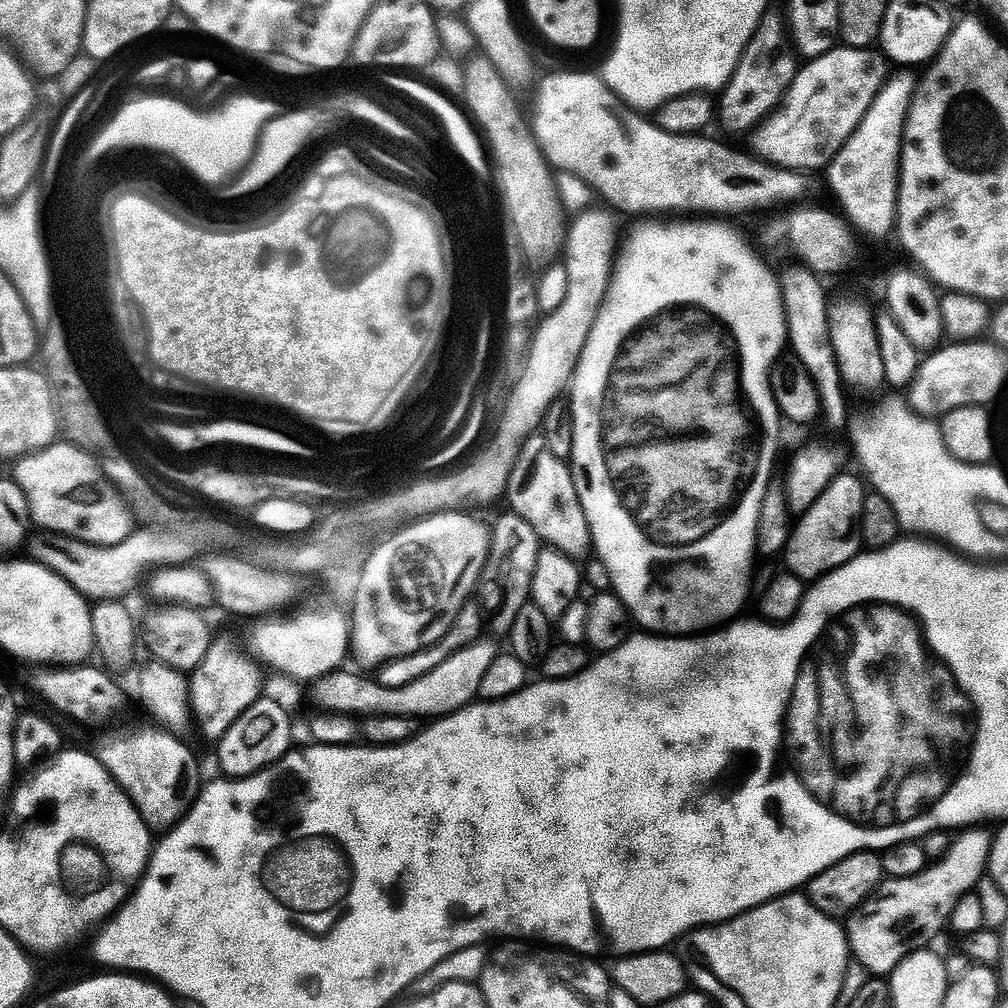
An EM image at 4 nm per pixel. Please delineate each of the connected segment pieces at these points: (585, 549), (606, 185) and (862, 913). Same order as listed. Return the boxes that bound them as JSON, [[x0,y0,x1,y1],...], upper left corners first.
[[507,435,593,562],[530,72,800,214],[846,826,992,978]]

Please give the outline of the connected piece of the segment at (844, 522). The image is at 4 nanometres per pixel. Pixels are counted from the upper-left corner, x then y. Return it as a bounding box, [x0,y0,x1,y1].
[786,474,866,582]

